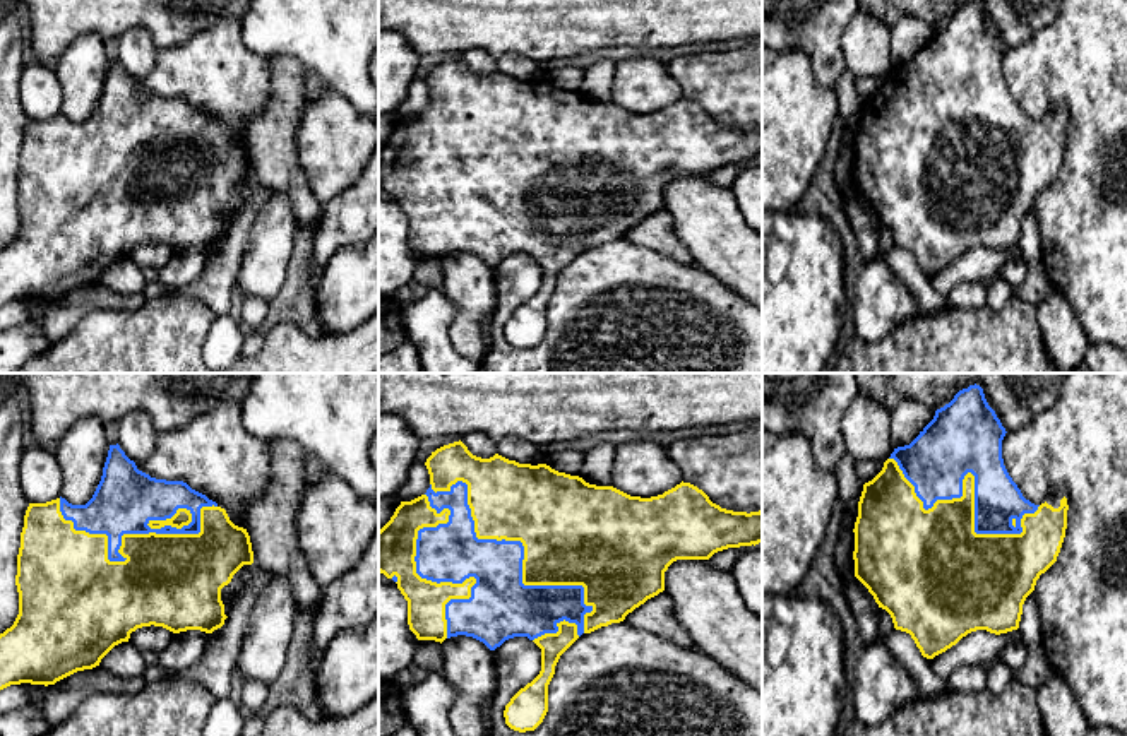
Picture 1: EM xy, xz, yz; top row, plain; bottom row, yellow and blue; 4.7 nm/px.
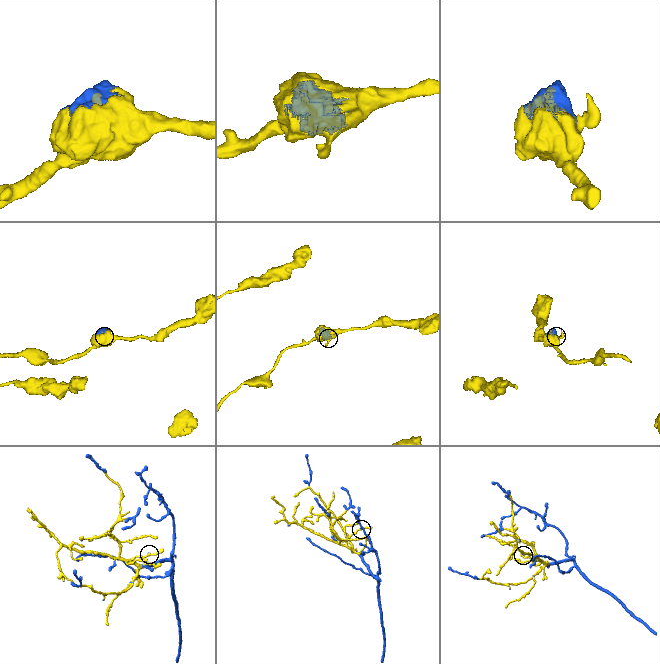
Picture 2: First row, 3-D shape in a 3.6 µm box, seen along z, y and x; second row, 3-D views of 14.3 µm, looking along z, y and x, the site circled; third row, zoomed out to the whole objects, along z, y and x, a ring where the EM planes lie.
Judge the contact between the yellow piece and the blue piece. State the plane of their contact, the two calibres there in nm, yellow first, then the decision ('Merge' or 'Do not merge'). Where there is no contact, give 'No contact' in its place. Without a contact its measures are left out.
Touches yellow in xy. Thickness 380 nm (yellow) against 300 nm. Merge

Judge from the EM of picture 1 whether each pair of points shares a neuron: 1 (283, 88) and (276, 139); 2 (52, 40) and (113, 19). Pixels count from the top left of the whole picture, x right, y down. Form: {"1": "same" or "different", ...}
{"1": "same", "2": "same"}

